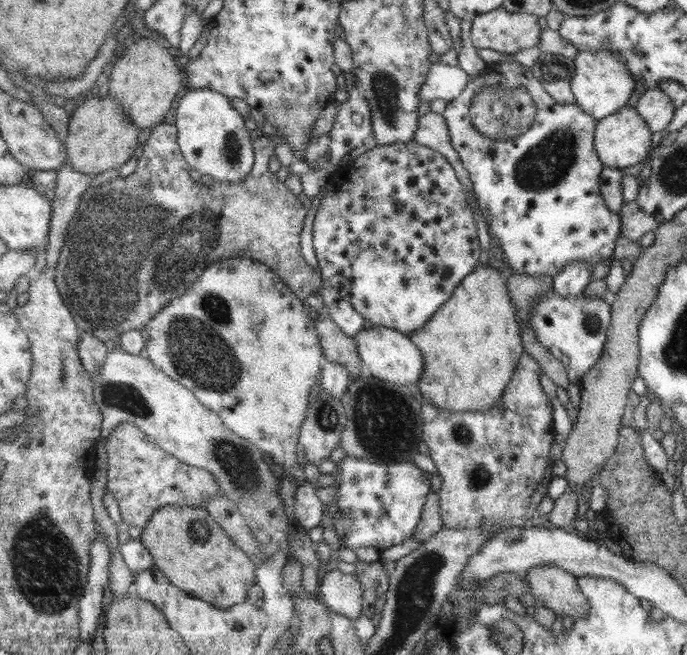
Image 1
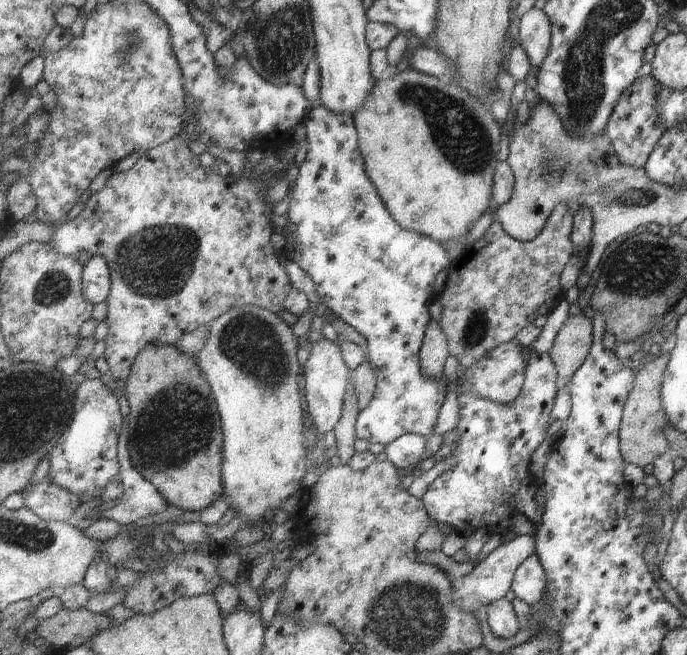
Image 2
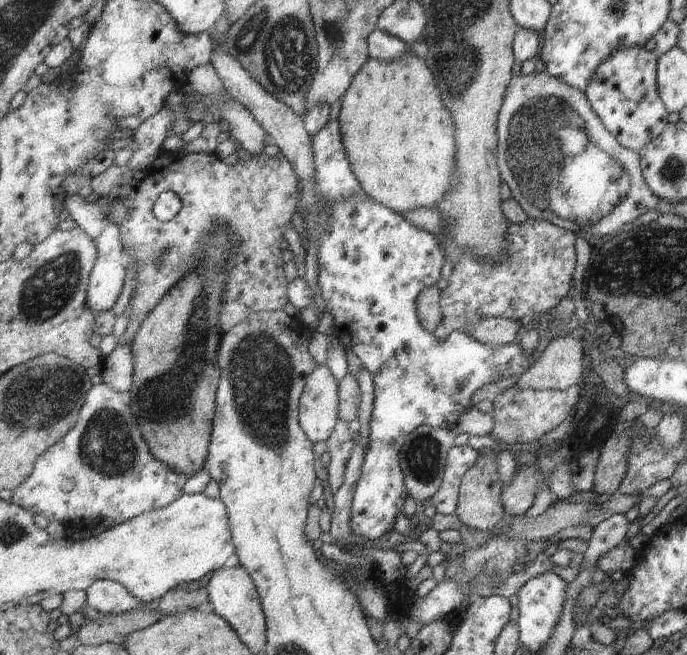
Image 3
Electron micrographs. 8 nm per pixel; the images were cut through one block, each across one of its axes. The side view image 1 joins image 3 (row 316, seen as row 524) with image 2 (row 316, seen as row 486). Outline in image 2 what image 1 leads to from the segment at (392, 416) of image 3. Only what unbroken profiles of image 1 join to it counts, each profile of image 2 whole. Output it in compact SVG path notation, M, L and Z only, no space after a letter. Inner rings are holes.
M317 104L303 125L308 132L308 159L301 165L300 178L289 198L289 224L285 232L287 238L291 238L291 246L286 251L311 275L324 304L367 339L367 363L373 367L377 390L369 406L359 413L357 436L385 446L407 433L428 439L437 428L439 410L447 398L448 381L445 376L438 379L423 374L420 352L432 320L428 304L438 297L435 278L441 270L448 271L455 261L440 242L405 229L393 218L366 173L353 114L333 112Z

